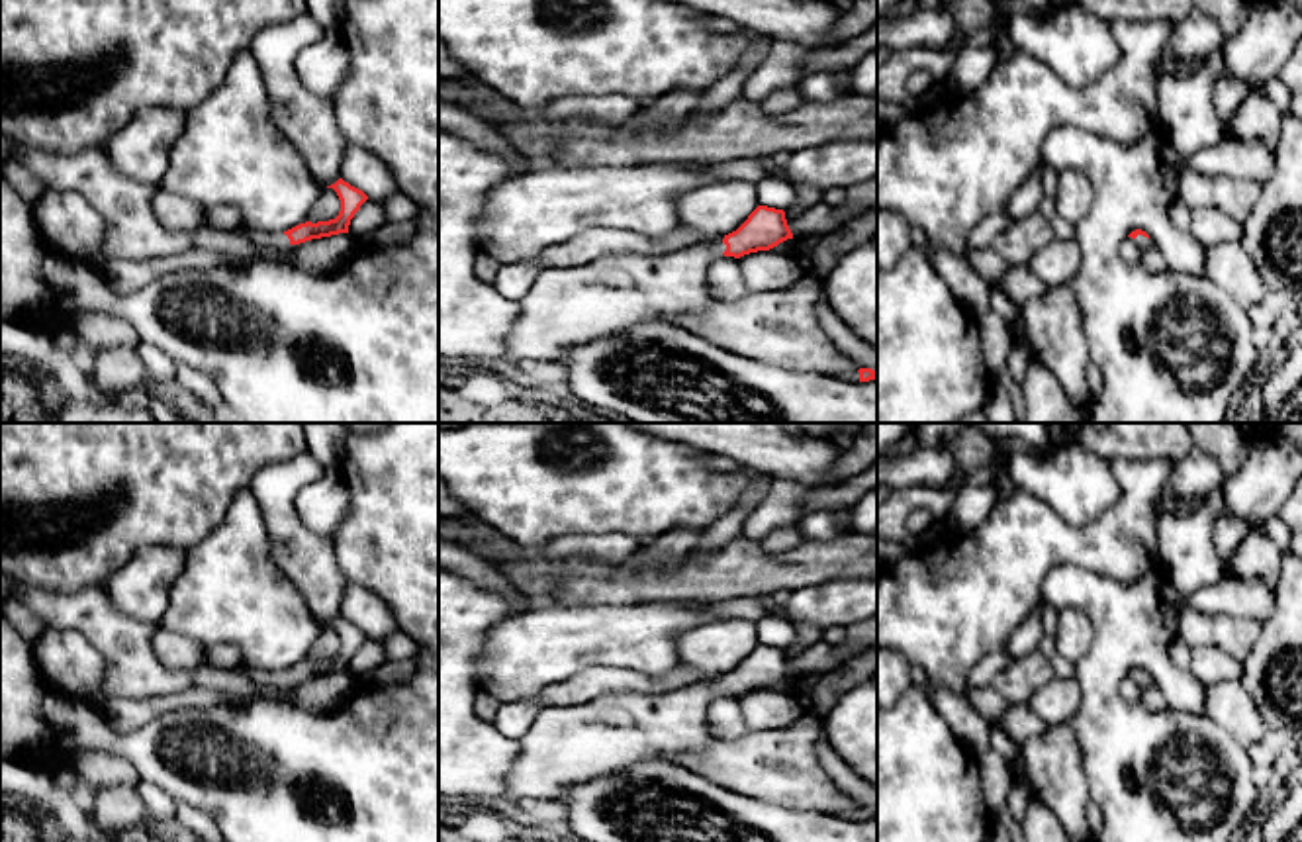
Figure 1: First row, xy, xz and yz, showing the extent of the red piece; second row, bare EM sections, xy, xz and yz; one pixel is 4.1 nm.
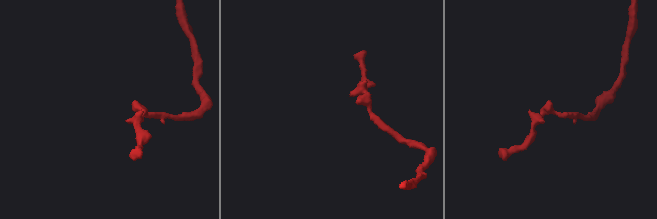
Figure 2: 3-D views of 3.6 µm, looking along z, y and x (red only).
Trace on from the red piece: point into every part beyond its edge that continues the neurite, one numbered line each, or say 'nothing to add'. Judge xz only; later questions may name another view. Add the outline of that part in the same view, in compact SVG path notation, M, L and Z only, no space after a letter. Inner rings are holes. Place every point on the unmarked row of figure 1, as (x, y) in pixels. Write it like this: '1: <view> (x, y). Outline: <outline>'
1: xz (564, 747). Outline: M719 679L674 693L611 691L578 707L546 707L519 740L521 748L505 775L503 793L515 801L523 797L558 801L583 781L625 772L638 762L677 766L683 752L701 752L713 738L705 709L724 689L726 683Z

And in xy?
1: xy (261, 676). Outline: M241 664L239 670L251 678L253 681L256 681L258 685L268 685L268 687L288 687L290 685L290 678L284 672L266 672L262 668L256 666L245 666Z

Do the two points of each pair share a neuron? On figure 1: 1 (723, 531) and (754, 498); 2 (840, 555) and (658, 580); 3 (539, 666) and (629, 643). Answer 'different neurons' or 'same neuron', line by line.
1: same neuron
2: same neuron
3: same neuron

